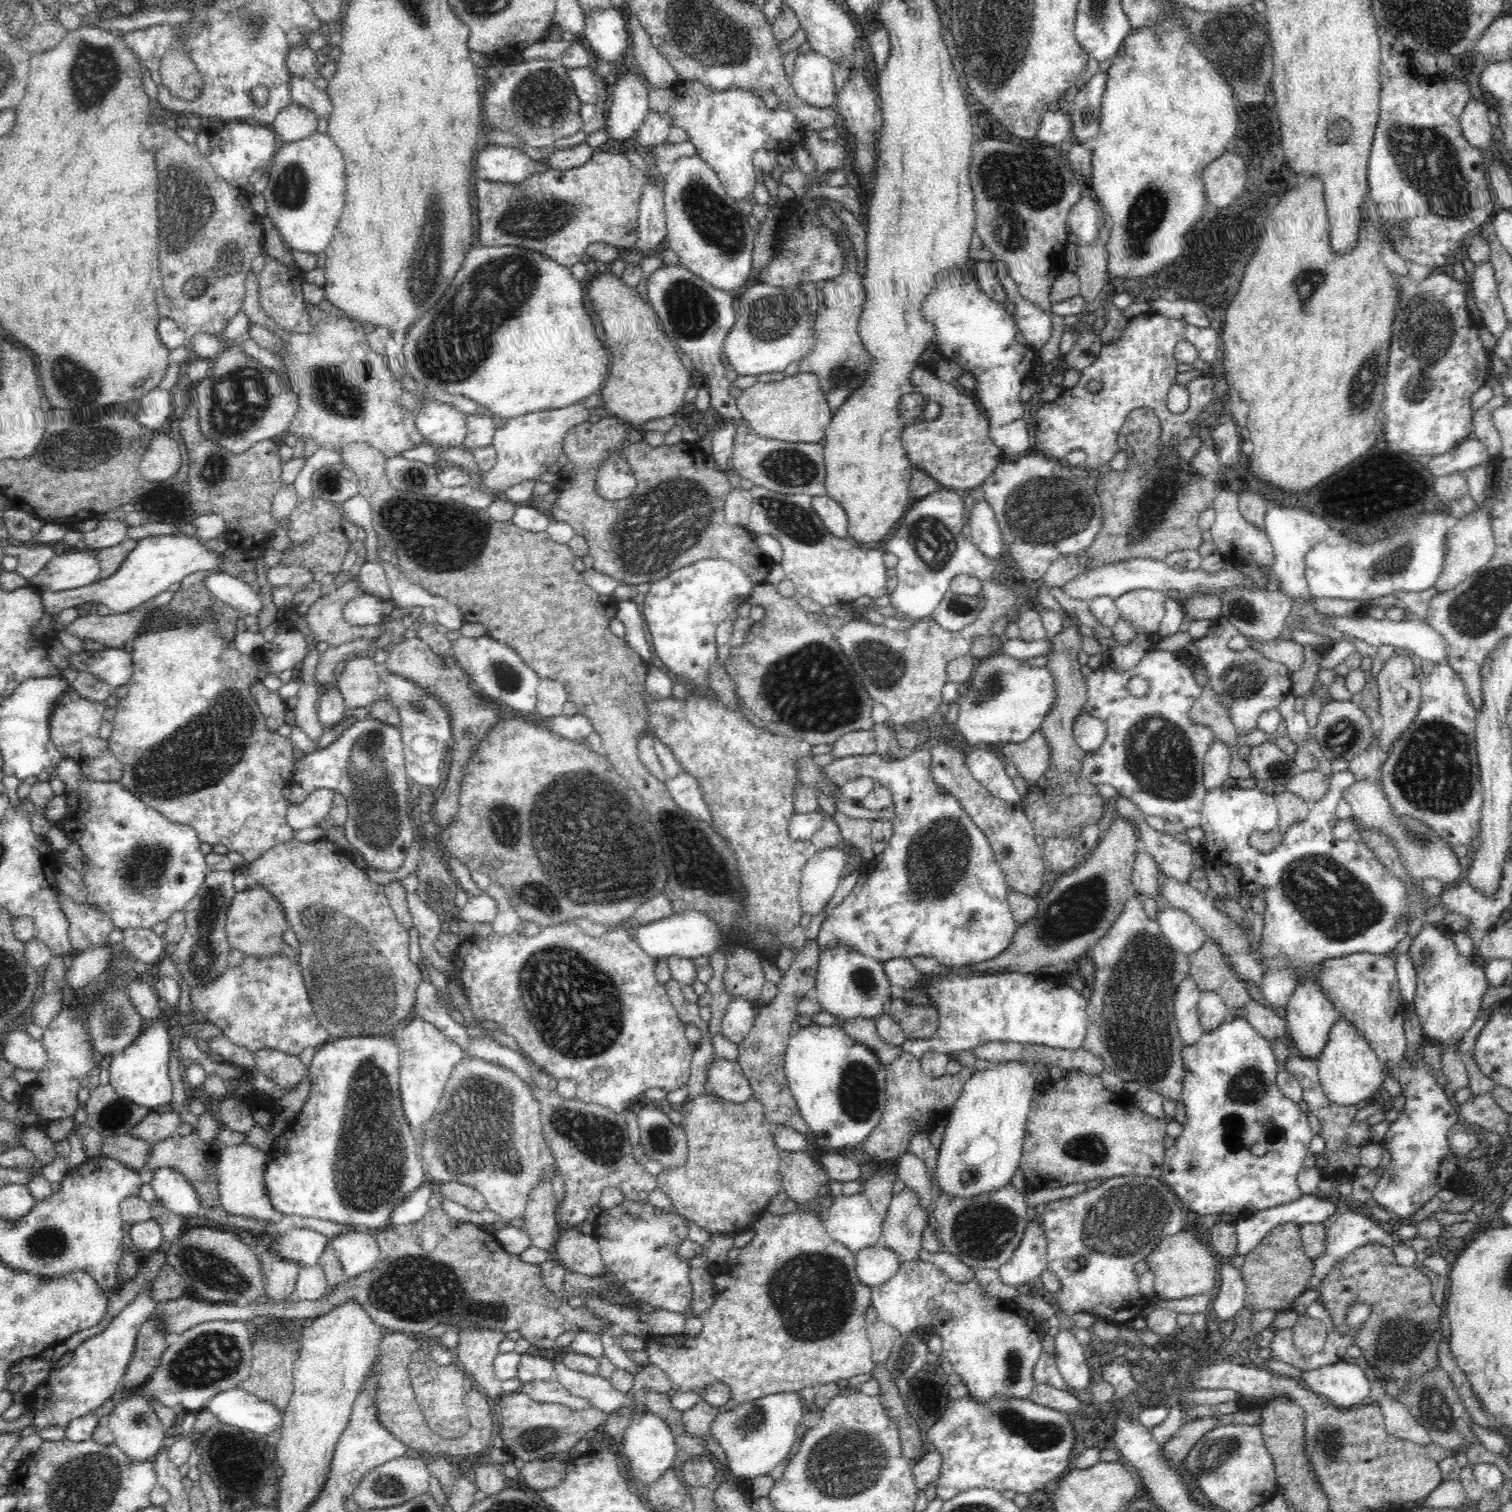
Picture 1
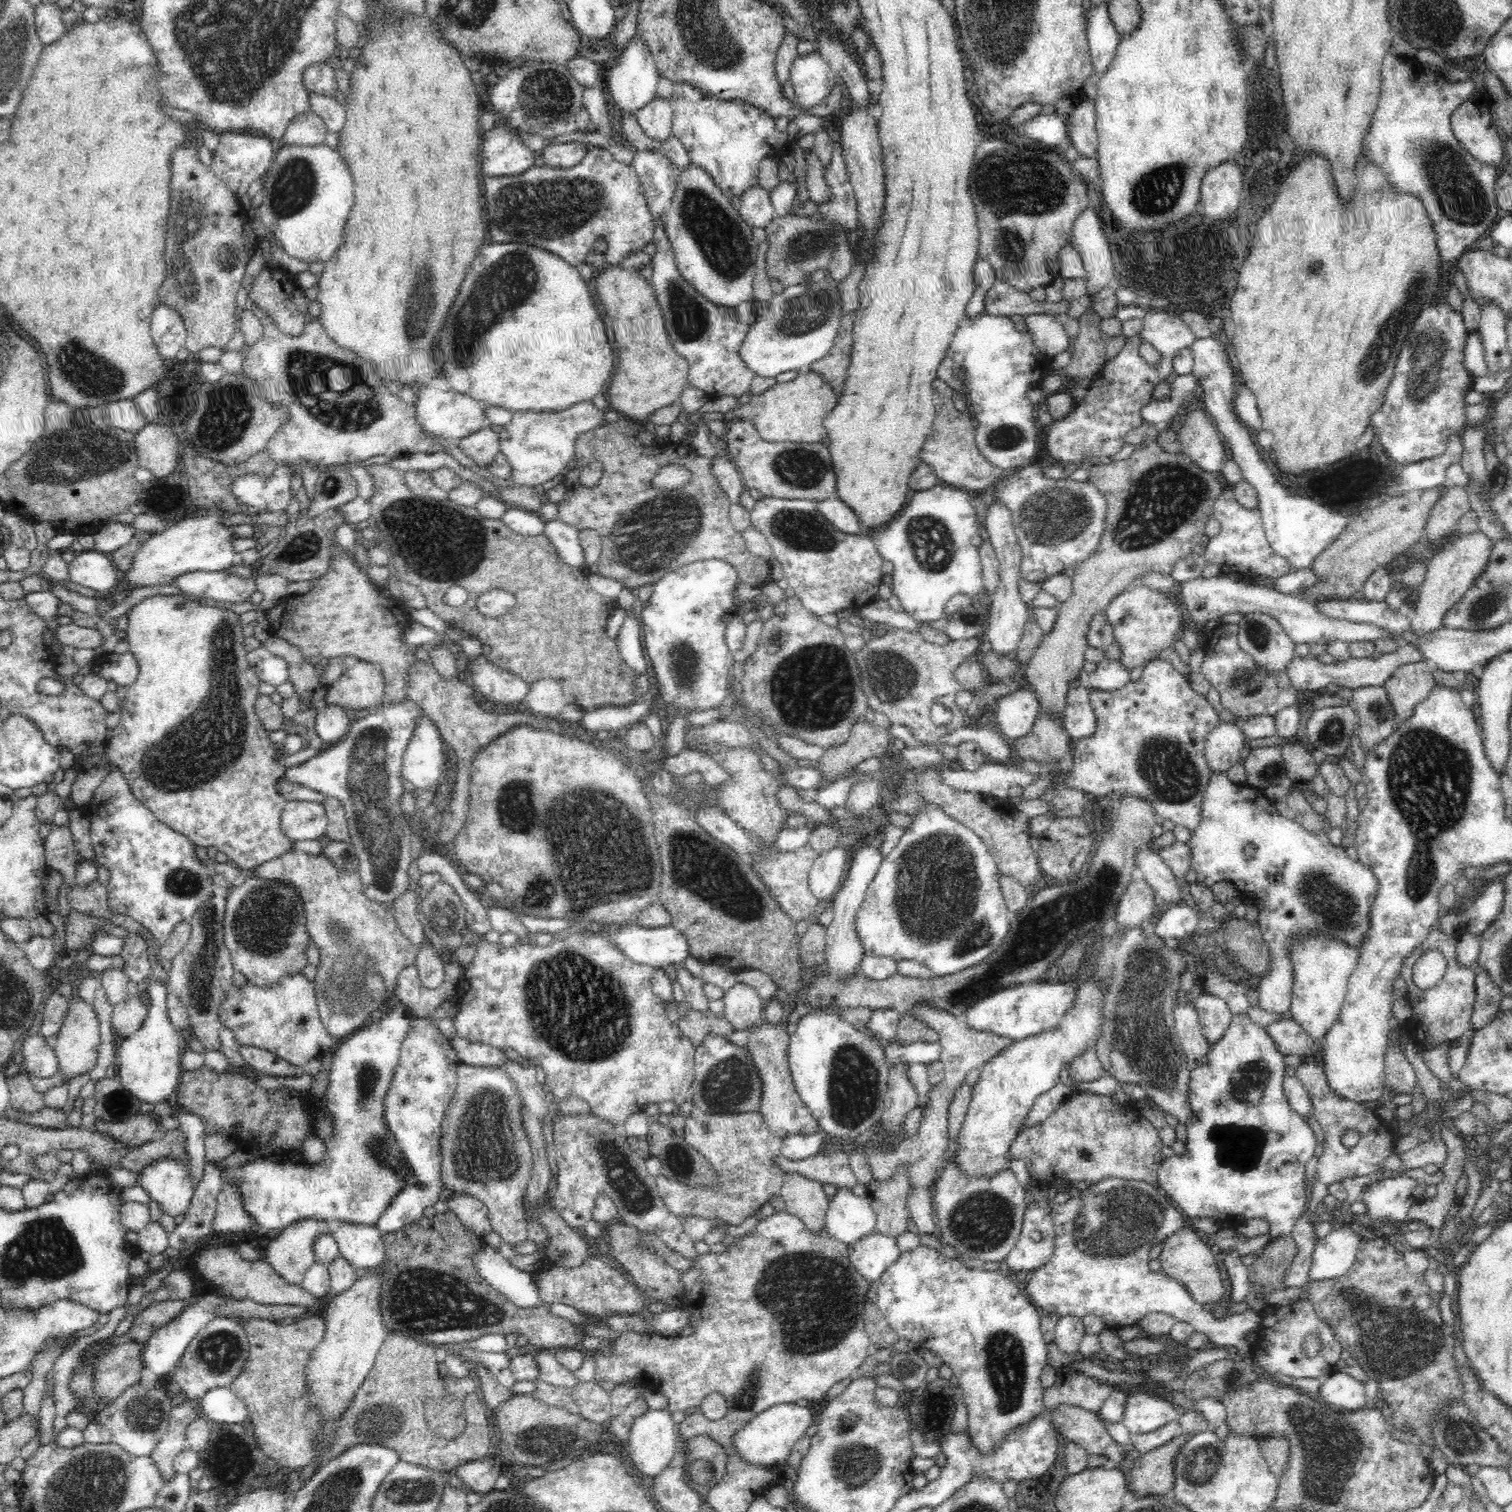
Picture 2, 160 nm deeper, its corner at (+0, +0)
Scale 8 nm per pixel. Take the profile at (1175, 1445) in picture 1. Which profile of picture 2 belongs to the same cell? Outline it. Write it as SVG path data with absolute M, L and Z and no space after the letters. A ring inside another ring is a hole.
M1180 1434L1162 1446L1135 1456L1134 1462L1129 1465L1129 1475L1132 1477L1130 1490L1140 1498L1144 1496L1171 1495L1175 1484L1175 1456L1183 1447L1184 1442L1190 1440L1192 1434Z

